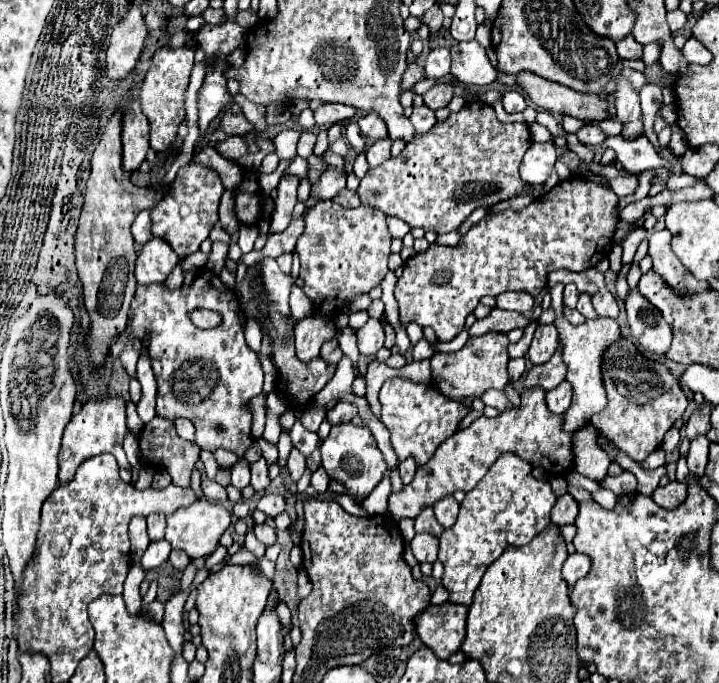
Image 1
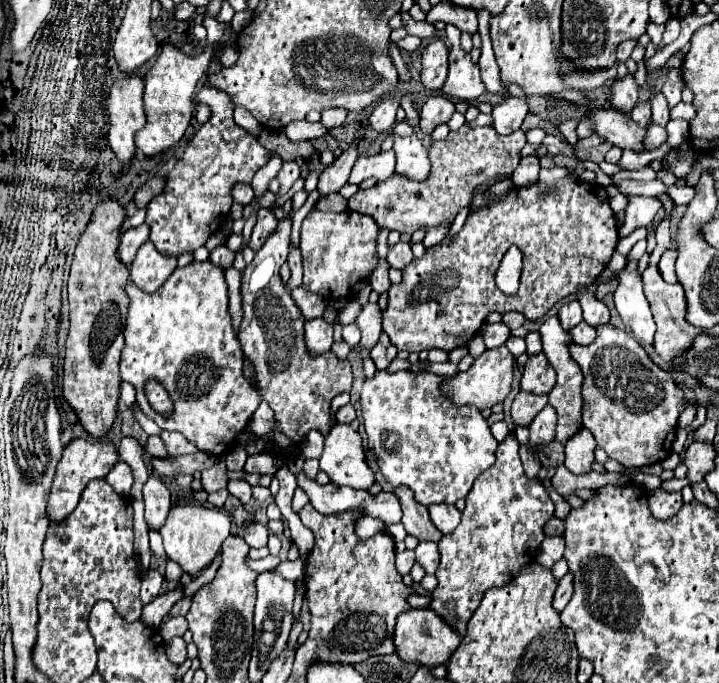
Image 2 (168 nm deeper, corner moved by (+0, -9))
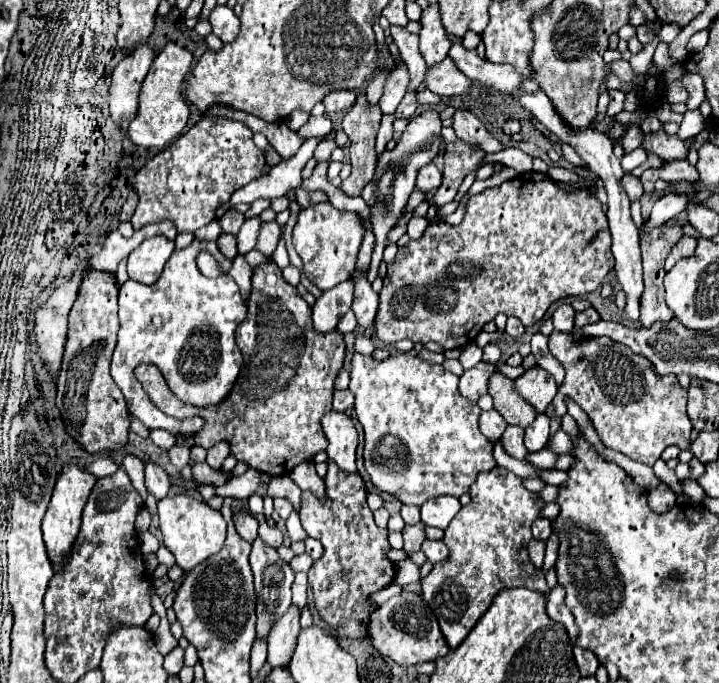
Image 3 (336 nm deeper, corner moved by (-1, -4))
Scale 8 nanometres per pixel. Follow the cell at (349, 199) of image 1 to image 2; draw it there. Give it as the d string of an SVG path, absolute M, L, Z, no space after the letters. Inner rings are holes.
M329 193L329 195L321 197L315 207L321 209L321 211L335 211L335 213L341 213L341 211L347 211L347 199L343 199L339 193Z

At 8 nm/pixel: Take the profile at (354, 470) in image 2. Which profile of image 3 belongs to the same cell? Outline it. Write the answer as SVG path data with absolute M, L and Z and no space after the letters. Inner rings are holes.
M328 412L322 418L322 428L328 438L328 460L334 462L340 470L354 474L356 472L356 446L358 432L352 420L340 412Z

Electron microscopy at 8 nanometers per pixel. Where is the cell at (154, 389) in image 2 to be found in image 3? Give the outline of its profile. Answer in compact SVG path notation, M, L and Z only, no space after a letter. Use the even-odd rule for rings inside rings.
M272 258L254 268L252 294L248 298L248 316L238 326L236 336L244 354L244 374L240 376L230 396L216 408L196 408L184 404L164 382L156 366L142 364L136 368L136 378L144 386L152 402L168 416L190 418L204 416L206 426L196 440L202 448L210 448L220 440L230 442L230 454L248 462L252 468L282 476L304 460L312 460L316 452L326 450L328 440L320 426L320 418L332 410L334 380L344 366L346 344L338 330L318 334L312 328L312 308L282 278L282 270ZM268 274L276 274L276 282L266 282Z

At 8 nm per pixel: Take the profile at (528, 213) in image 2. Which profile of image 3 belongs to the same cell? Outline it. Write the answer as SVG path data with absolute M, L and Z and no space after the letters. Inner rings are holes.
M524 172L518 174L516 178L496 186L496 188L488 188L480 194L470 196L468 208L466 208L466 216L458 226L450 226L450 224L430 224L424 232L424 236L414 242L410 240L408 246L400 248L396 254L396 260L392 264L388 264L388 274L384 278L384 288L380 292L380 308L376 314L376 336L384 342L384 344L396 344L400 340L412 340L414 344L426 344L426 342L436 342L444 348L462 348L470 342L476 340L478 332L482 332L482 326L490 320L494 320L496 314L506 314L506 316L518 316L522 320L524 326L532 326L536 322L542 320L542 316L546 314L546 310L550 308L550 304L558 298L566 298L566 296L582 296L588 292L594 292L598 286L602 286L608 270L614 266L614 256L610 252L612 246L612 236L608 230L608 222L606 216L602 212L602 204L596 198L596 194L588 188L582 190L566 190L564 186L558 186L558 182L554 182L550 176L540 174L540 172Z

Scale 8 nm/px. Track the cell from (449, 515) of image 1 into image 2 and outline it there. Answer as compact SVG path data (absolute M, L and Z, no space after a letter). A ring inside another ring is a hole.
M439 503L439 505L431 505L429 507L429 515L433 525L441 531L441 533L451 533L459 521L461 521L461 513L455 505L447 505L447 503Z

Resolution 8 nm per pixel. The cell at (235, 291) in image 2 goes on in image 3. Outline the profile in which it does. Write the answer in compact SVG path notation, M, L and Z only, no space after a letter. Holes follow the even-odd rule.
M236 256L236 258L234 258L234 262L232 262L232 270L230 270L228 274L230 274L230 276L234 278L234 282L238 284L240 294L242 294L244 298L248 298L248 296L250 296L250 290L252 290L252 286L250 286L252 268L250 268L248 262L244 260L244 256Z

